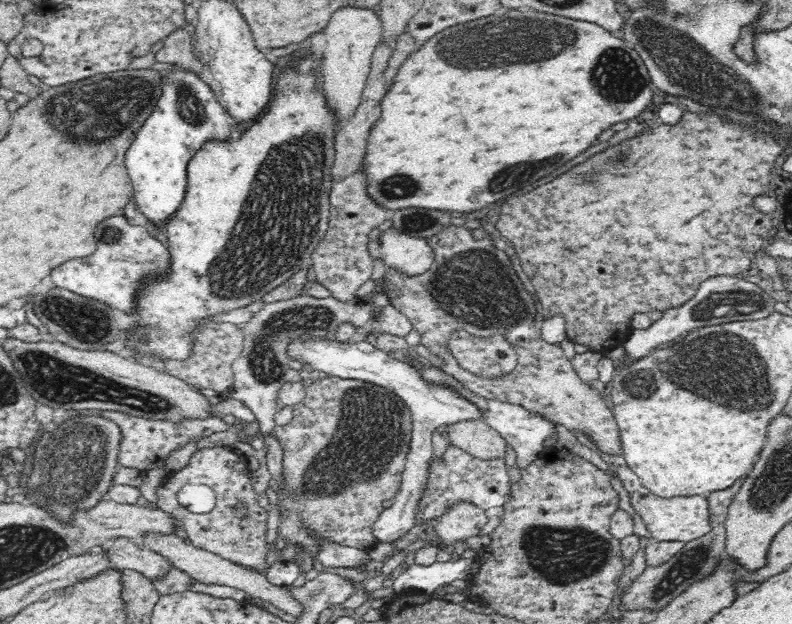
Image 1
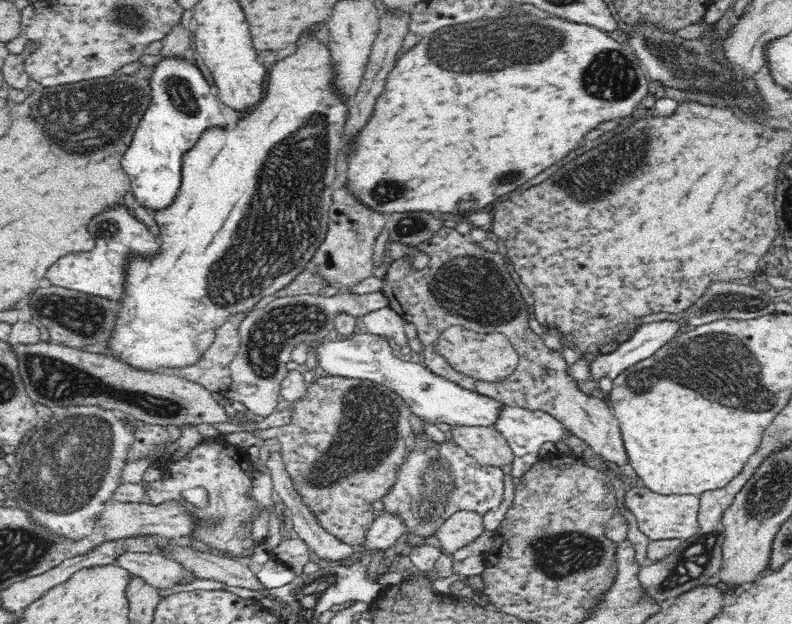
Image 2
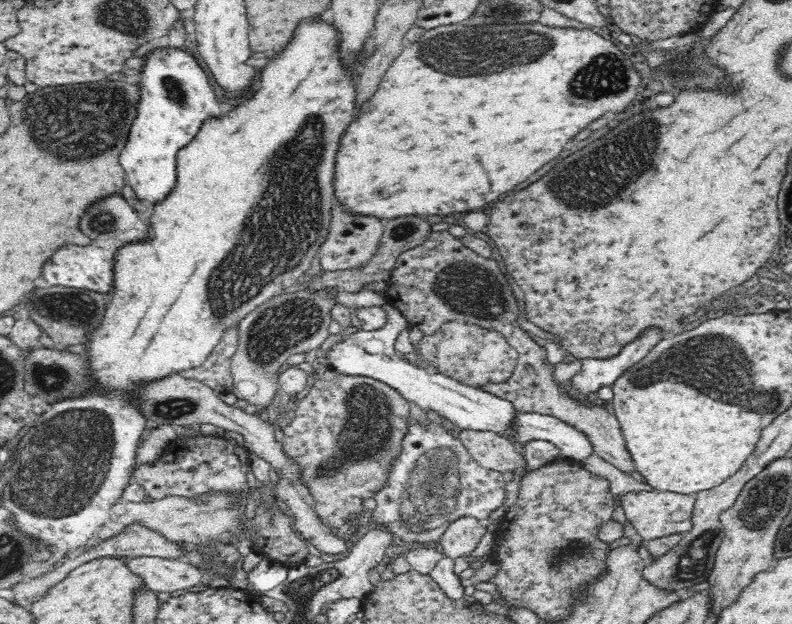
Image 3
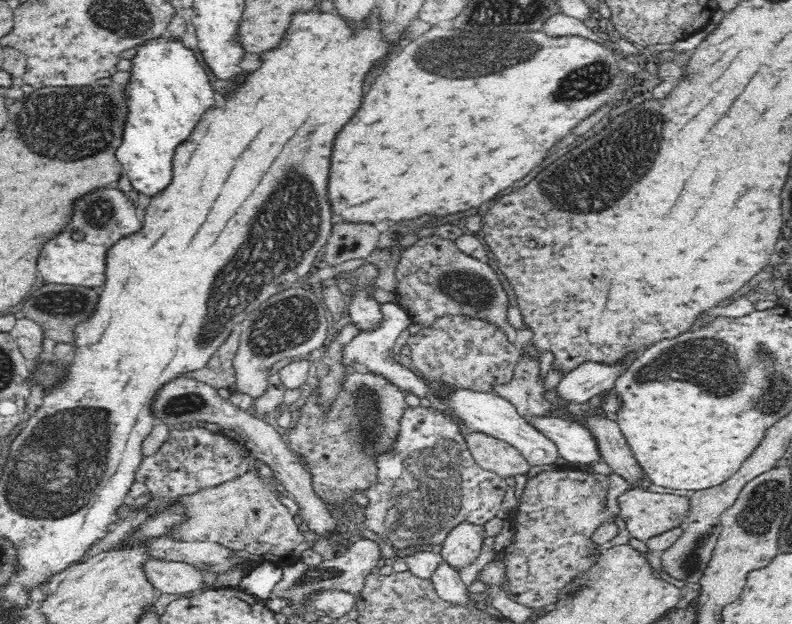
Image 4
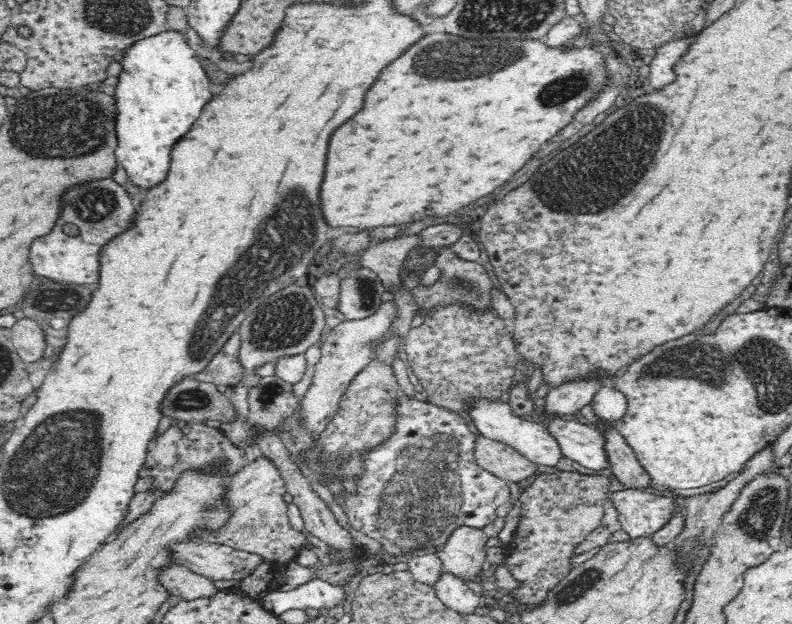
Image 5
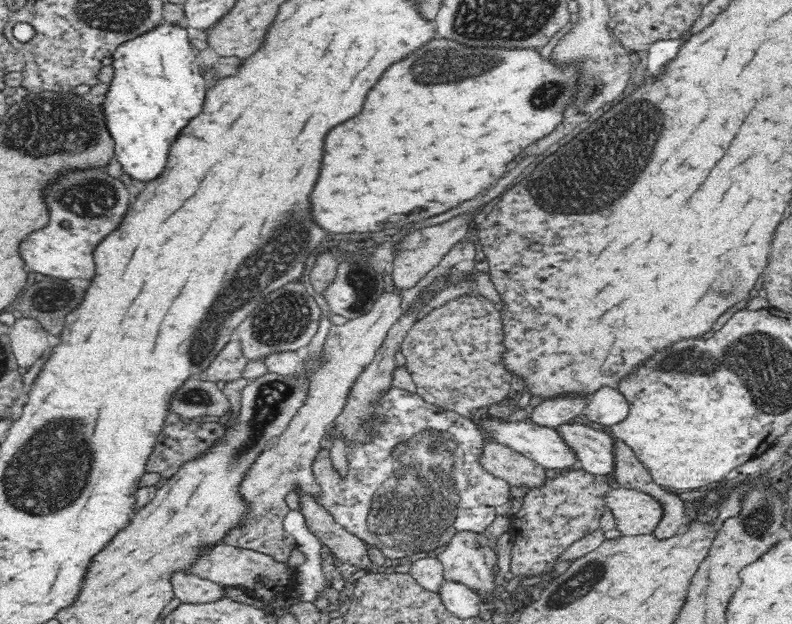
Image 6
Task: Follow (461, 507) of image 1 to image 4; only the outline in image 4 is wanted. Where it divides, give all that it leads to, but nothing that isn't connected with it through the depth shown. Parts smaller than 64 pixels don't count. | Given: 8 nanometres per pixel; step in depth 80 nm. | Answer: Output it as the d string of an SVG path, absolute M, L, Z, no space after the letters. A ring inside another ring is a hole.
M463 521L448 532L438 549L443 560L456 567L456 570L474 563L481 552L482 542L487 537L484 525Z

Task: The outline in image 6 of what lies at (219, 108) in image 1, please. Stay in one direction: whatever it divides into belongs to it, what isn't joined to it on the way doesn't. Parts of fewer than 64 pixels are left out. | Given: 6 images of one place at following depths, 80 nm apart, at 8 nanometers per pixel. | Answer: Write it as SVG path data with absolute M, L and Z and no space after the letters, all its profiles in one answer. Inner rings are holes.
M162 24L144 34L125 42L112 56L114 74L102 104L107 117L108 129L116 142L116 160L134 181L156 180L168 164L168 152L179 134L202 112L202 104L208 92L208 84L202 76L200 58L192 50L185 24Z

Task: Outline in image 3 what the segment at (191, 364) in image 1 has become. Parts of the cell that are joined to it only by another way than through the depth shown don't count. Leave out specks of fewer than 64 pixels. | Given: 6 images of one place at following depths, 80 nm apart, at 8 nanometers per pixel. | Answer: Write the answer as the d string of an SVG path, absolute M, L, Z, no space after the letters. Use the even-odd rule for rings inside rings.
M237 325L227 326L223 330L220 340L202 364L177 373L184 378L203 382L217 394L224 390L230 390L233 386L231 360L237 350L238 342Z

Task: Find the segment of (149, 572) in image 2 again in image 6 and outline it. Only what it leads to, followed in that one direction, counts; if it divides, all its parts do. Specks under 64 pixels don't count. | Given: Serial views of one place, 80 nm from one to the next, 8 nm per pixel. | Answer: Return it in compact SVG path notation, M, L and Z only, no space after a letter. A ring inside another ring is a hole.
M178 570L169 578L172 594L182 603L205 603L224 598L222 585L193 575L190 571Z

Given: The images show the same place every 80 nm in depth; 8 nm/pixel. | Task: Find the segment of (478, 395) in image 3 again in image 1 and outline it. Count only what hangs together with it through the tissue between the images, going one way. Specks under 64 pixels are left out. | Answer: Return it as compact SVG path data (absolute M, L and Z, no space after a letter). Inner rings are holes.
M294 337L285 344L285 349L290 360L298 360L307 369L317 370L322 376L363 380L390 389L411 410L413 430L405 469L400 477L401 490L393 499L393 505L384 510L374 526L374 536L379 543L391 544L410 531L419 516L421 499L431 484L431 467L435 462L432 436L436 428L462 419L480 419L479 410L459 394L422 380L413 366L390 357L386 351L367 341L338 342L315 337L310 337L309 340Z

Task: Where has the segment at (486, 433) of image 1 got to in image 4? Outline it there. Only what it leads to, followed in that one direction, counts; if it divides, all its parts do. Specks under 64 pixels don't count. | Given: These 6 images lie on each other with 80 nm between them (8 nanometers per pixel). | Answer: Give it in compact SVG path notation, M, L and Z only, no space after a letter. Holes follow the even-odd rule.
M472 430L470 434L463 435L476 465L482 469L492 470L492 473L505 479L525 475L530 470L521 452L510 443Z

